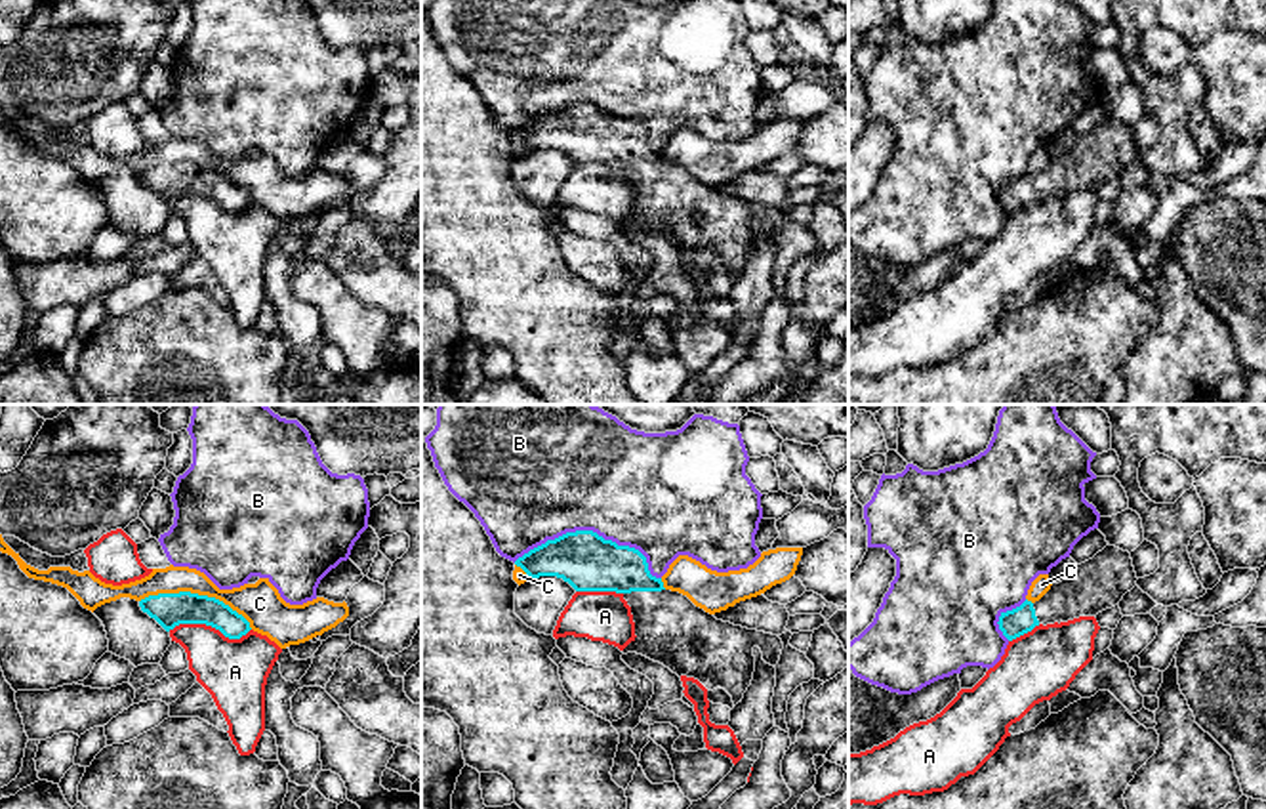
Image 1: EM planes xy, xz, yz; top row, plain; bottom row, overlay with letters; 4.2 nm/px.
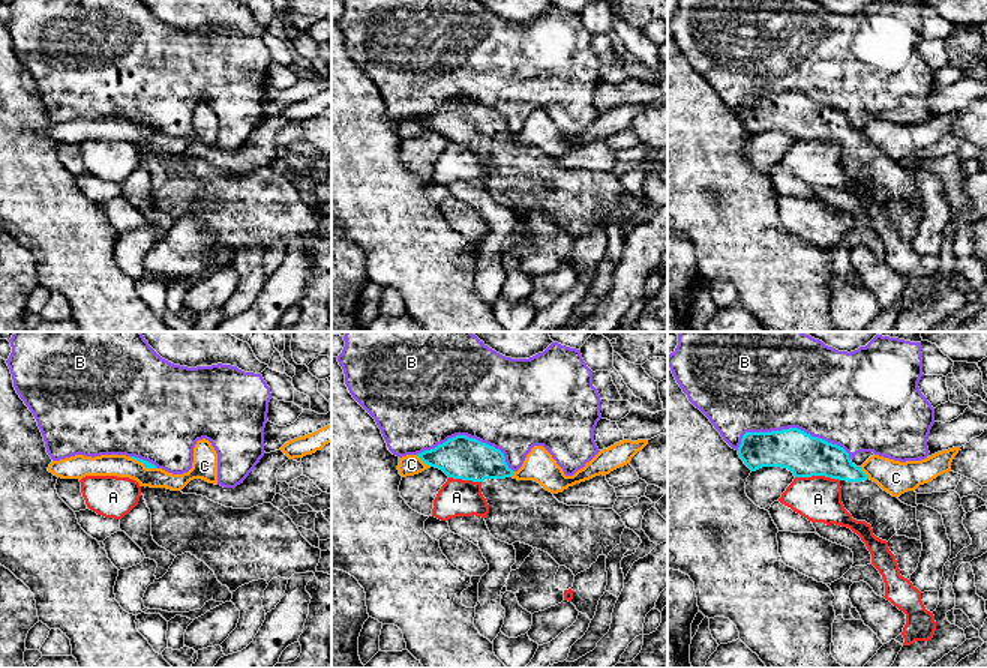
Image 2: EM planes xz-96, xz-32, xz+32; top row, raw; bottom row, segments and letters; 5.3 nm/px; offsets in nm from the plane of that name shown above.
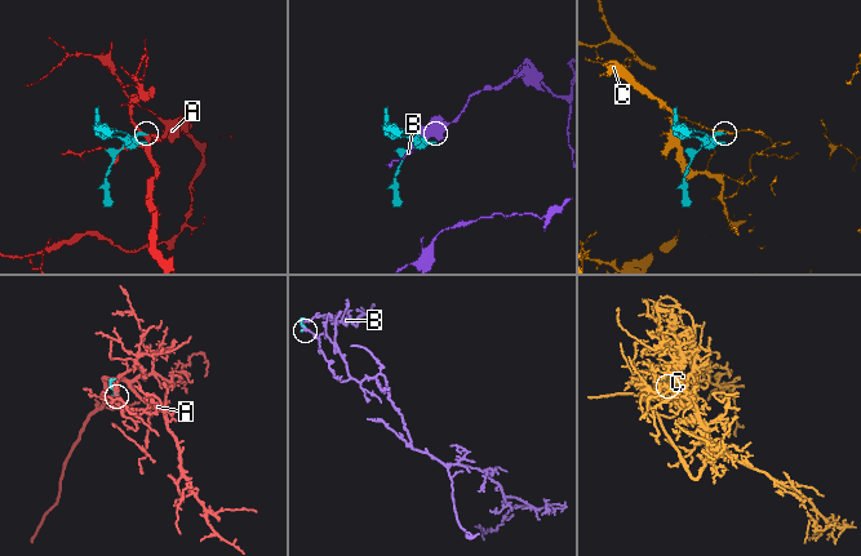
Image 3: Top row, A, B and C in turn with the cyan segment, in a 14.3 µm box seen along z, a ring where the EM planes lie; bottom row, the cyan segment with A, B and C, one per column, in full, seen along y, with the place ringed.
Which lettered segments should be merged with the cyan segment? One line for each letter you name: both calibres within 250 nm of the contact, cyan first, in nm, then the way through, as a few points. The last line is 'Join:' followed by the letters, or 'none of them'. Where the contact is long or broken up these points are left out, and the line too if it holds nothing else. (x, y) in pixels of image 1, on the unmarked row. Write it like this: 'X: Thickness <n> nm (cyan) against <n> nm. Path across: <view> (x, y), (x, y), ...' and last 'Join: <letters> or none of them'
Join: none of them

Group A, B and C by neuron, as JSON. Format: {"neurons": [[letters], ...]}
{"neurons": [["A"], ["B"], ["C"]]}

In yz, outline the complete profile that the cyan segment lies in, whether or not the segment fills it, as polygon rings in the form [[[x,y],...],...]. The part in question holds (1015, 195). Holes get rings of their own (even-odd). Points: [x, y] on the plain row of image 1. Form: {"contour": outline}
{"contour": [[[1108,116],[1092,132],[1077,137],[1068,153],[1052,156],[1039,174],[1026,172],[1020,179],[1001,185],[999,202],[1012,214],[1039,197],[1096,189],[1119,177],[1136,153],[1131,126]]]}

